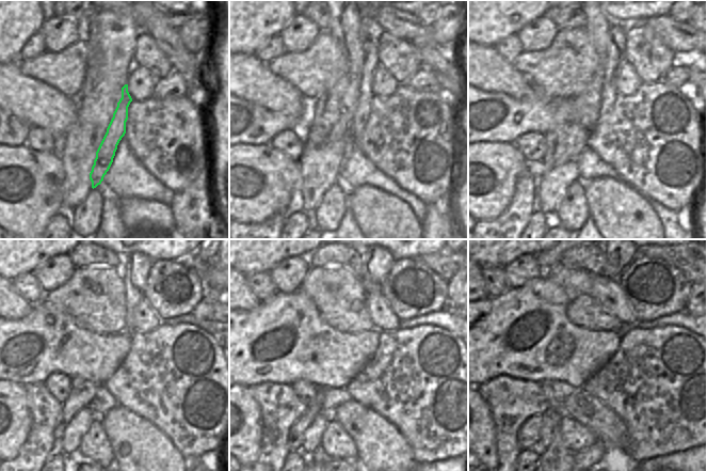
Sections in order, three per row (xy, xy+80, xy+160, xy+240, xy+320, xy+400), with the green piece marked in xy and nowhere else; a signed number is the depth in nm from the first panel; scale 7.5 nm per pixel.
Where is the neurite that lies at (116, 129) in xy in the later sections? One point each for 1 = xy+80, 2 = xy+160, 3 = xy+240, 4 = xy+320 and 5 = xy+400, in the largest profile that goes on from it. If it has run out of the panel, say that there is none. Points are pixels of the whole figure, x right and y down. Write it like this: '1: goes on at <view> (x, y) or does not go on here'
1: goes on at xy+80 (364, 106)
2: goes on at xy+160 (616, 35)
3: goes on at xy+240 (138, 265)
4: goes on at xy+320 (376, 261)
5: goes on at xy+400 (620, 261)

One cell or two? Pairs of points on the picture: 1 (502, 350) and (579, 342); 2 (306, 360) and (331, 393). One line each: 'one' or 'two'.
1: one
2: two

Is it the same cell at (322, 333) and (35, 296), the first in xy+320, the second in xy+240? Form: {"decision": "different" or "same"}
{"decision": "different"}

